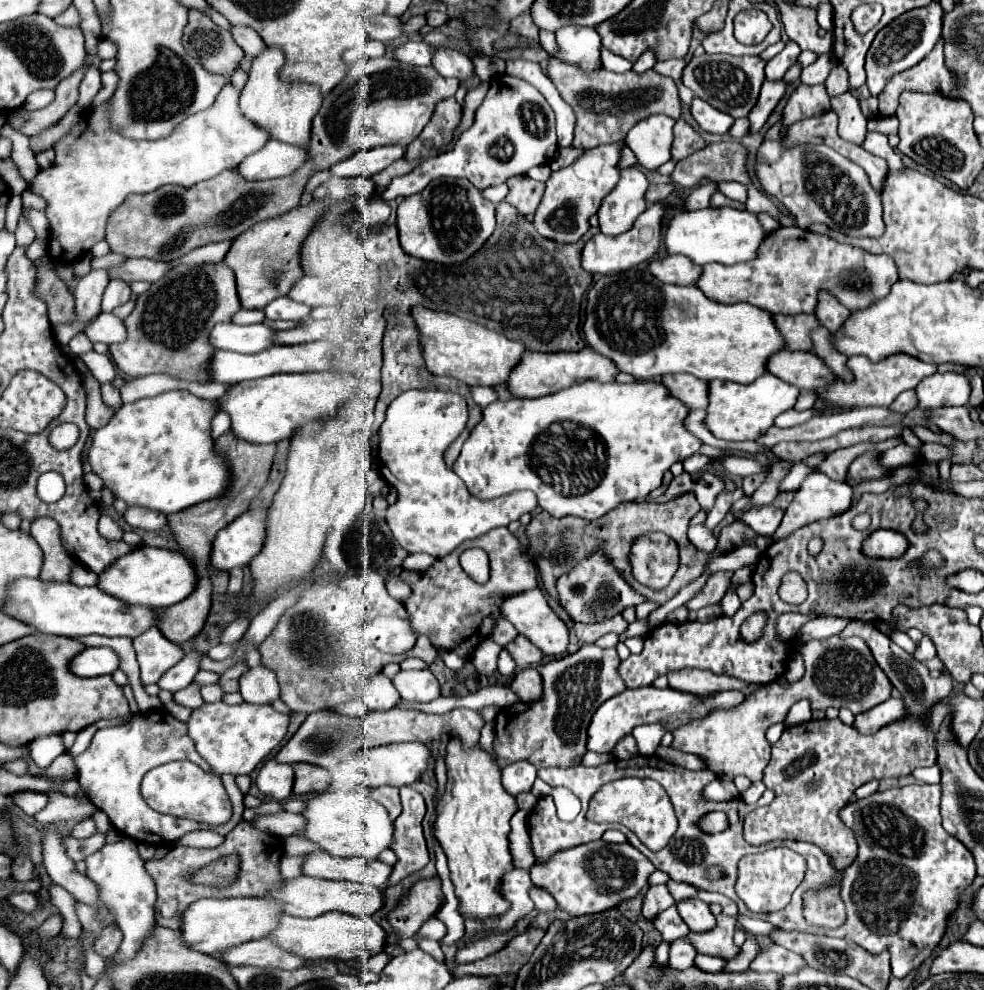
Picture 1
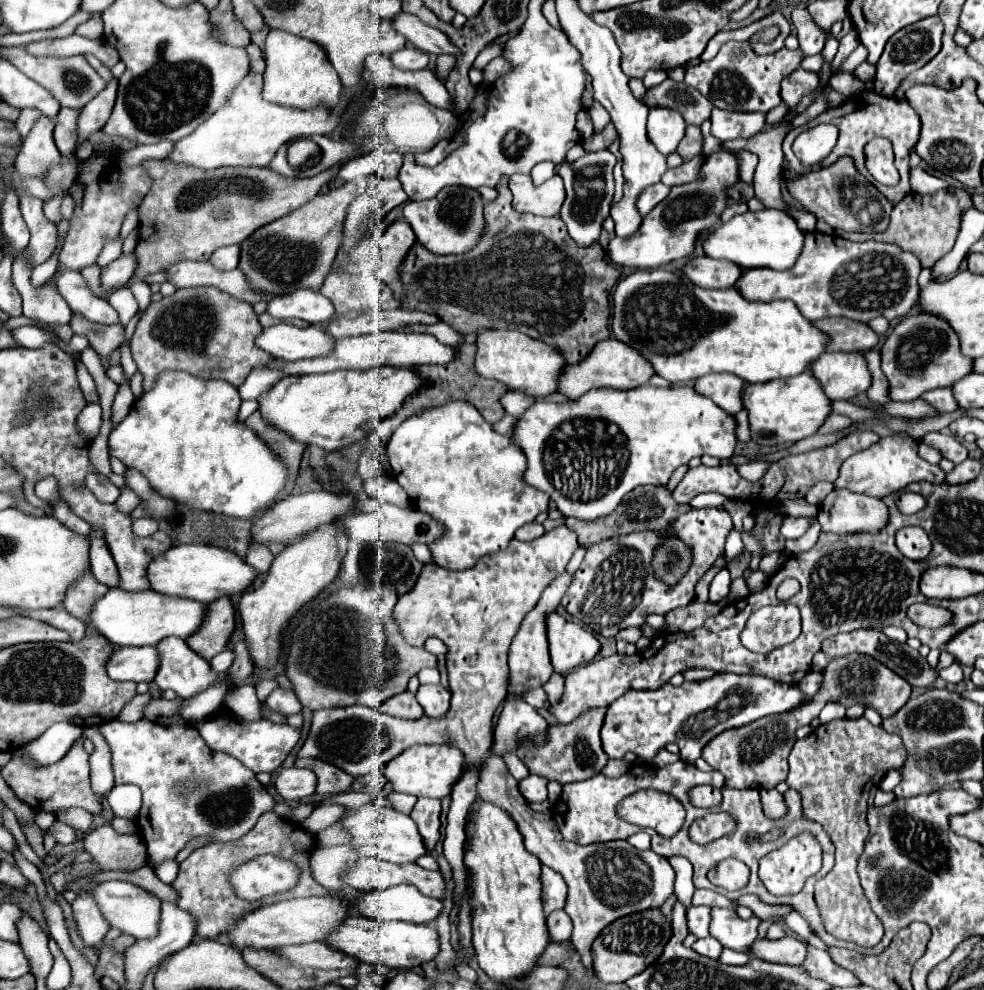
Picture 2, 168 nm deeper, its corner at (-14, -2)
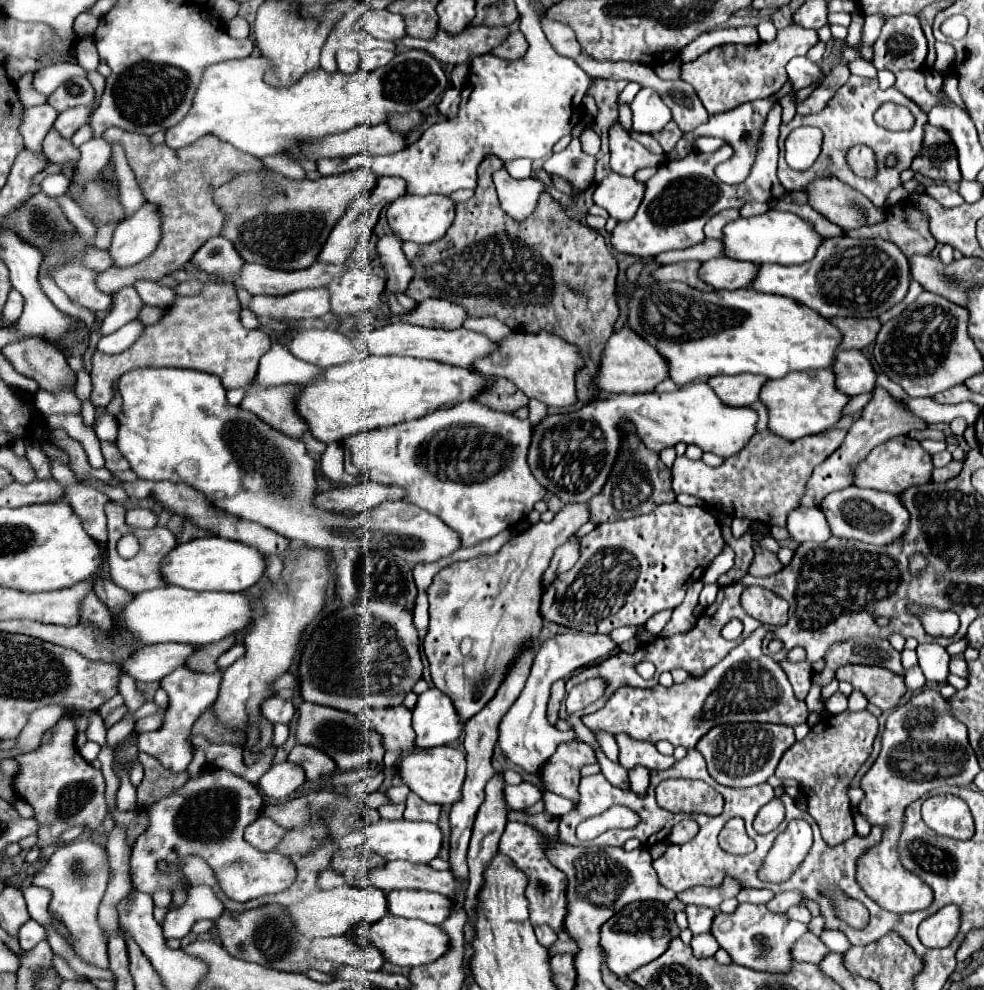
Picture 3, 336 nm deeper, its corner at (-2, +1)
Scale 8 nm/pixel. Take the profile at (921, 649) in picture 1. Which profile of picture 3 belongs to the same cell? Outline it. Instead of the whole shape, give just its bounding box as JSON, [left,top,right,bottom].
[904,667,926,695]

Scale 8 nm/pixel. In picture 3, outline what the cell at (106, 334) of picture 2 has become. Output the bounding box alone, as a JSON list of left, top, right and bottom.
[137,305,167,325]

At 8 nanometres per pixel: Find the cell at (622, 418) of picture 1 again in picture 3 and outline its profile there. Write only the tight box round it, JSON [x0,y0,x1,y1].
[528,383,758,503]

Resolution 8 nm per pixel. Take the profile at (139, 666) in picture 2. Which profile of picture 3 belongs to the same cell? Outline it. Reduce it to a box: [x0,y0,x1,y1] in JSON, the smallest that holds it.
[124,643,196,681]

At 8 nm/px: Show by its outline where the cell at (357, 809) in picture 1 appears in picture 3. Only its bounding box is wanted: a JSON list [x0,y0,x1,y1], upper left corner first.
[366,819,442,863]

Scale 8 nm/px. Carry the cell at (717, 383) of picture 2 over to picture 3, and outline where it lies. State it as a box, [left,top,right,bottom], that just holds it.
[708,375,768,407]

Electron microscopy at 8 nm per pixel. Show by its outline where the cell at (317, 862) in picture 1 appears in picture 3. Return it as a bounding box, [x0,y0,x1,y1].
[368,861,460,897]

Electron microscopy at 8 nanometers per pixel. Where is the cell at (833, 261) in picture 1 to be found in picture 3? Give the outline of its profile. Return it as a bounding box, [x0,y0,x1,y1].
[754,237,910,317]

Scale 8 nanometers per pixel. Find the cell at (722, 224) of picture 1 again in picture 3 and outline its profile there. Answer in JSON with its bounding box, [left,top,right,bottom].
[724,211,822,265]

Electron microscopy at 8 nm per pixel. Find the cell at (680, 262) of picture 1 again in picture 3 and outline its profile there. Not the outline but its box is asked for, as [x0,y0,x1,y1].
[700,259,760,289]

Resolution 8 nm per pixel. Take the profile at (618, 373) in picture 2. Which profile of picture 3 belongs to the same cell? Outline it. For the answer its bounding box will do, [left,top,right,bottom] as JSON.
[594,327,670,395]

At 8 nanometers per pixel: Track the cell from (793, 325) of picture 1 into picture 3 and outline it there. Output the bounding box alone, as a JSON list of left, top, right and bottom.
[832,317,882,349]

